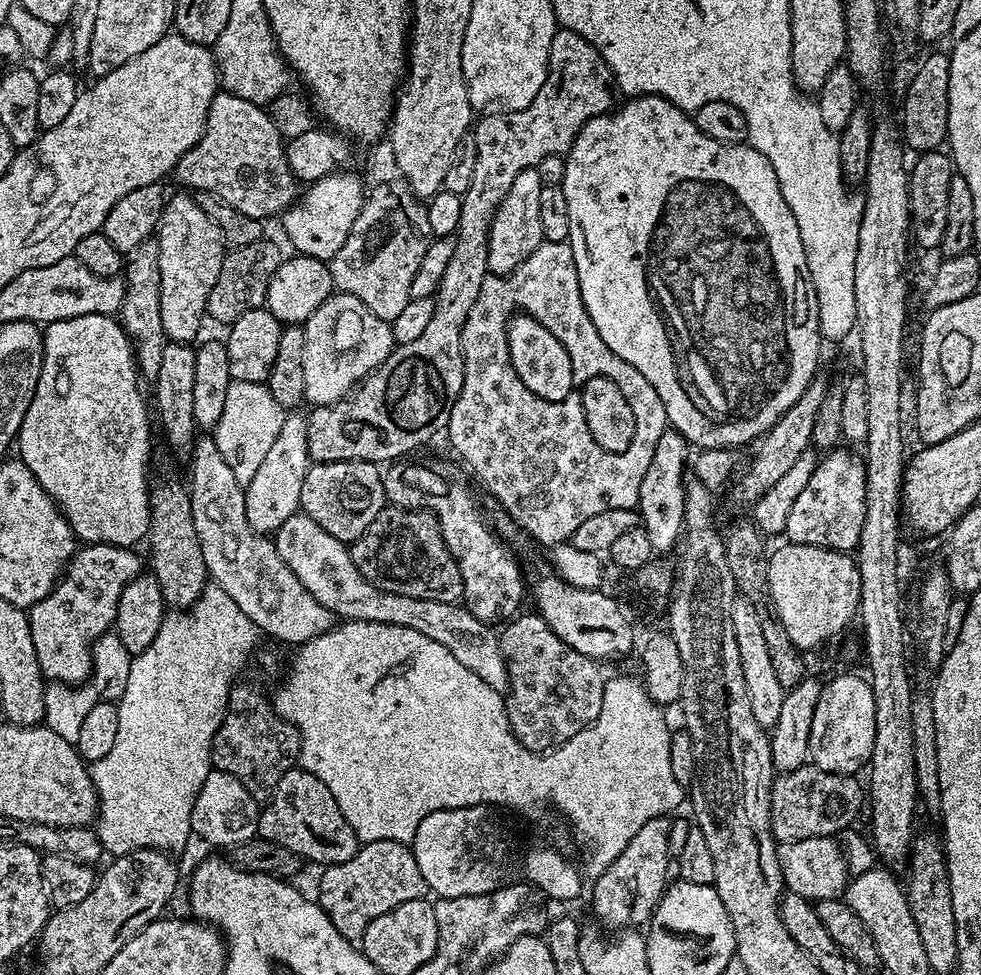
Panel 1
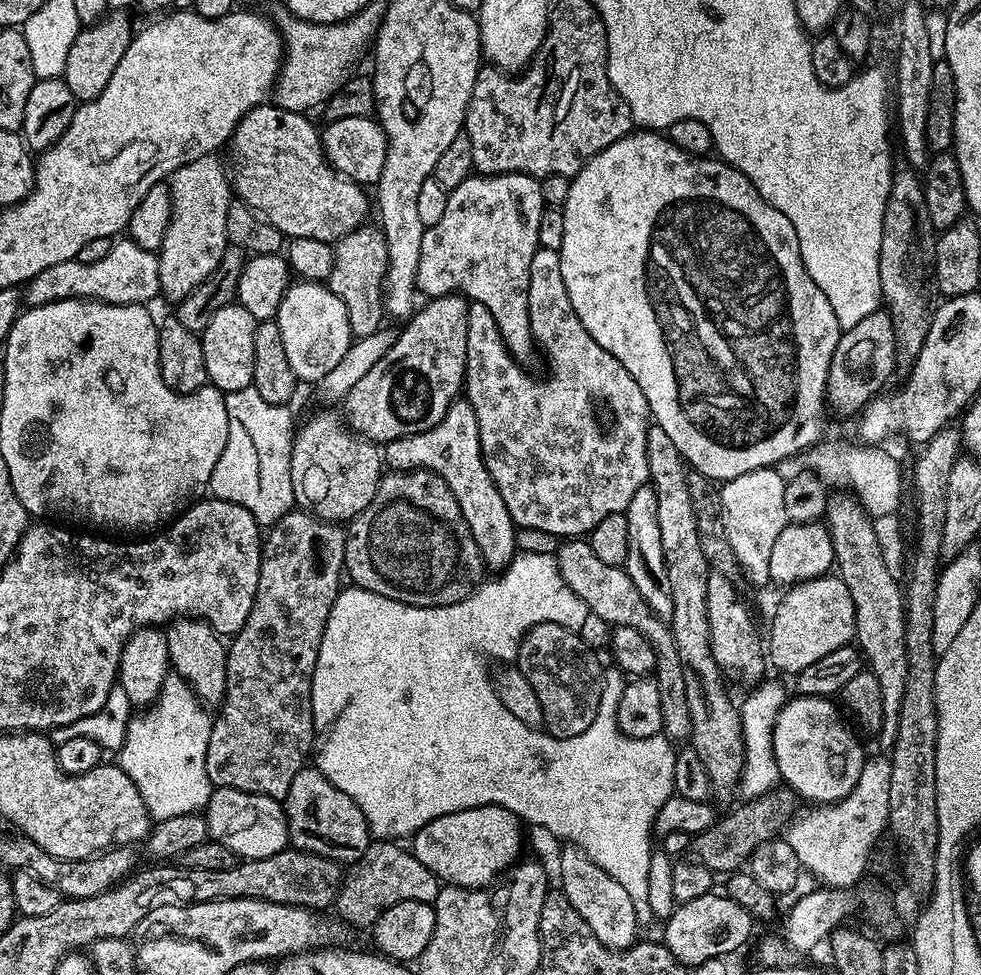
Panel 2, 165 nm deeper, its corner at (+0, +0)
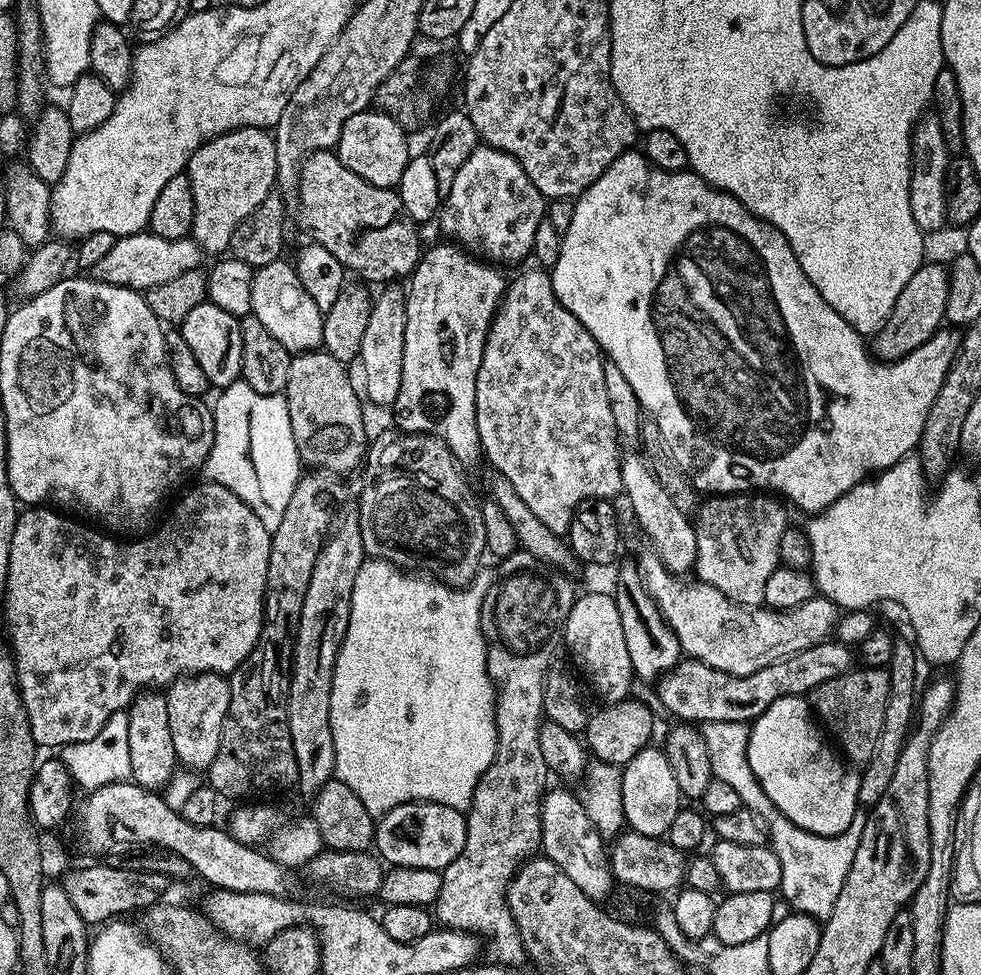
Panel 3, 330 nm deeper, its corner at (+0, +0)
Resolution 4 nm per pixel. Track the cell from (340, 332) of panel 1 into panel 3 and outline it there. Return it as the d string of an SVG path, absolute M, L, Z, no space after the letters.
M281 258L270 262L270 266L262 266L253 271L252 289L250 290L251 315L256 316L258 322L262 322L262 326L266 326L266 330L270 330L270 334L274 334L274 338L278 338L278 342L282 342L282 346L286 346L288 352L293 354L314 352L324 343L324 313L318 310L318 304L314 302L314 298L310 298L310 294L306 294L295 267L289 261L287 264L286 261L287 259Z

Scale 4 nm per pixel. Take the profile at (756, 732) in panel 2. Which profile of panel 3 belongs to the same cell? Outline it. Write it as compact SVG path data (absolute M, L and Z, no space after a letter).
M710 722L700 728L702 738L706 742L706 750L710 754L712 775L715 779L726 782L729 786L734 786L734 791L738 793L741 805L749 808L764 825L770 846L778 854L778 862L782 862L782 882L778 892L779 895L784 895L781 896L783 903L787 904L792 912L801 912L804 916L813 916L816 921L823 922L831 916L834 906L838 902L838 894L842 894L844 889L846 874L850 874L850 866L854 866L854 854L858 854L860 849L862 830L868 825L868 812L857 810L850 826L846 826L846 830L842 830L842 834L834 834L833 836L810 834L806 830L794 826L794 822L790 822L790 818L786 818L786 814L779 812L774 806L774 802L770 802L770 798L766 798L758 778L754 778L754 770L750 770L750 762L748 761L749 731L749 725L742 722Z

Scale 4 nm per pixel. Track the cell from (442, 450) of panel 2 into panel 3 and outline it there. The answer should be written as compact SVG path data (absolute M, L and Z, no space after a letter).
M455 242L436 244L425 251L407 281L406 342L402 346L402 386L398 398L390 406L396 419L395 427L401 432L424 432L444 440L454 458L465 470L471 470L482 460L478 422L476 421L476 383L478 366L482 366L482 350L496 311L504 300L506 276L495 263L460 247Z

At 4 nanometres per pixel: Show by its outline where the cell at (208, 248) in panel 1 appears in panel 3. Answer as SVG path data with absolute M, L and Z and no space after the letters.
M235 128L221 136L213 136L190 158L186 174L190 178L190 190L194 190L194 222L190 237L204 254L219 257L228 252L230 238L234 238L238 222L251 214L258 202L276 188L276 142L273 133L262 128Z

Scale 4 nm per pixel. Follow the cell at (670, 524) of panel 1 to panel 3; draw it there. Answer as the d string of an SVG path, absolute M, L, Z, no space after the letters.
M635 563L628 564L616 576L614 589L618 618L622 618L622 635L626 638L626 650L630 650L630 662L635 679L659 681L665 672L680 663L680 643L672 628L665 622L654 598L644 585L643 575Z

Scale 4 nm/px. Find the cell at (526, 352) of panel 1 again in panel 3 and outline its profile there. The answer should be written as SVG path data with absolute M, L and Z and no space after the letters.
M477 146L474 154L466 158L462 170L454 177L454 186L450 186L450 194L443 197L440 205L438 225L445 232L449 241L455 242L461 248L474 256L481 257L497 265L512 264L515 260L529 259L534 246L534 233L546 218L546 198L530 182L526 170L511 156L497 148Z

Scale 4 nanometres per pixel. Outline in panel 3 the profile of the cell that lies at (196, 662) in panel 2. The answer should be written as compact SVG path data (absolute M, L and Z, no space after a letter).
M193 672L167 685L170 734L174 737L177 761L185 769L207 770L214 762L214 754L218 754L222 742L222 726L230 710L231 693L231 683L218 672Z

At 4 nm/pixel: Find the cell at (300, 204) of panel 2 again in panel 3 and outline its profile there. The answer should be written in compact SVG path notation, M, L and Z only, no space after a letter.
M335 151L315 152L300 165L300 228L308 235L307 239L314 244L326 246L338 262L349 273L357 272L359 279L364 282L373 280L379 286L396 282L399 276L411 277L412 271L422 255L420 248L421 229L406 214L402 206L402 198L391 188L379 188L354 174L341 162Z

